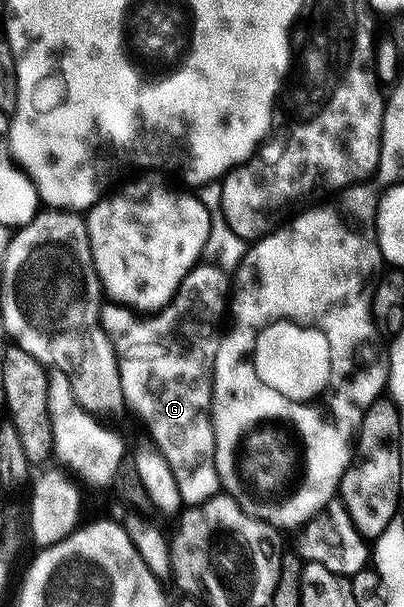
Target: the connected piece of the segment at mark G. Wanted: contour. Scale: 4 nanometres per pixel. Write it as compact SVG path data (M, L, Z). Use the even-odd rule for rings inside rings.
M201 262L198 263L196 268L190 270L186 276L185 281L182 282L179 287L177 287L177 292L173 295L173 299L169 301L168 304L165 305L164 308L154 311L152 314L138 314L134 309L127 308L123 304L119 304L116 302L105 302L102 303L101 306L101 325L103 326L103 330L105 333L109 335L109 341L113 343L113 353L117 355L117 365L119 366L119 374L121 375L121 381L123 382L123 394L125 395L125 403L128 407L143 420L145 420L145 426L149 430L150 436L153 438L151 440L152 447L157 448L163 454L163 458L165 459L166 463L170 464L171 466L171 474L175 478L175 482L179 486L179 494L181 495L182 501L186 505L191 504L202 504L204 500L207 498L211 498L212 496L218 495L219 489L221 488L221 479L219 478L219 470L215 466L215 434L213 433L213 414L212 414L212 407L213 407L213 367L215 366L215 354L219 350L219 346L221 345L221 338L223 335L223 324L221 328L221 319L226 319L227 316L227 305L230 303L231 300L231 276L230 273L225 272L222 268L217 267L216 264L211 264L208 262Z

